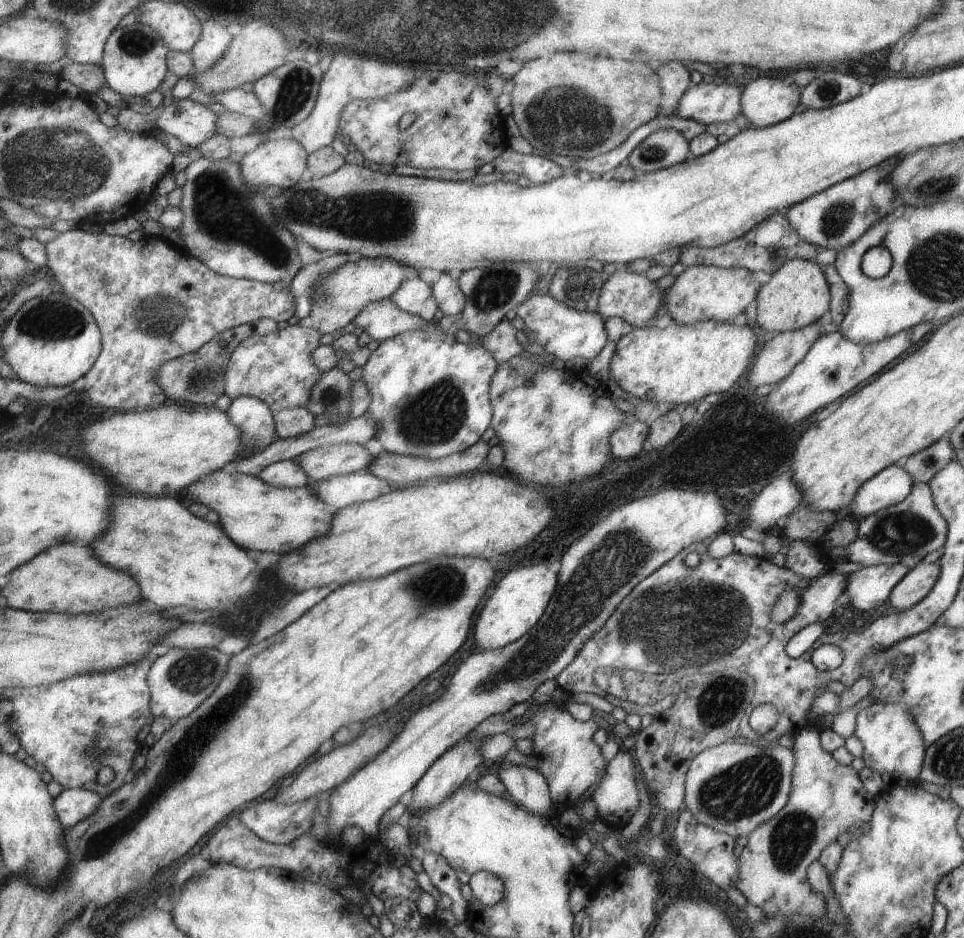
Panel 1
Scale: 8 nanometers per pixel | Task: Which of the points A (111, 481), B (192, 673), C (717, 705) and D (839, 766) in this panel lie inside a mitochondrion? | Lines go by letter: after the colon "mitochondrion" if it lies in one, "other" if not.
A: other
B: mitochondrion
C: mitochondrion
D: other

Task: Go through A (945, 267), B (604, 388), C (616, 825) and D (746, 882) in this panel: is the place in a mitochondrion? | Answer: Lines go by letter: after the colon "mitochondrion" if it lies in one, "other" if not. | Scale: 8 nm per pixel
A: mitochondrion
B: other
C: other
D: other

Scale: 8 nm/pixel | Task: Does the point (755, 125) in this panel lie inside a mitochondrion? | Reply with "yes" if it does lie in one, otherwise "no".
no

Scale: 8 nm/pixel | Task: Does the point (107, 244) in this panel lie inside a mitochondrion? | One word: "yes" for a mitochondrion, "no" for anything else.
no

